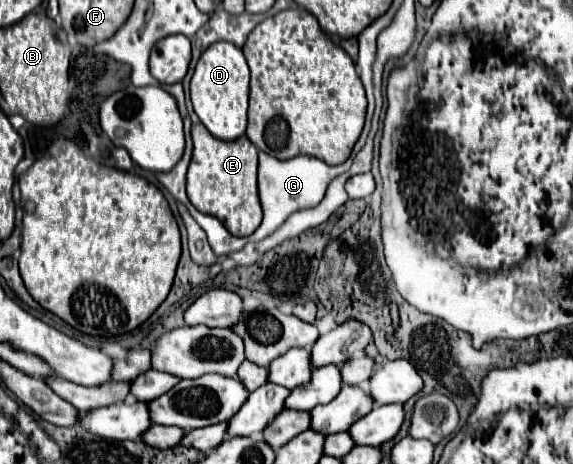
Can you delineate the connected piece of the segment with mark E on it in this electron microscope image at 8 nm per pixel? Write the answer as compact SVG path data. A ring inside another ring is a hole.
M202 124L192 126L194 154L188 168L188 198L204 214L212 214L224 222L234 236L250 236L262 222L262 208L256 186L258 150L246 138L234 142L214 140Z

